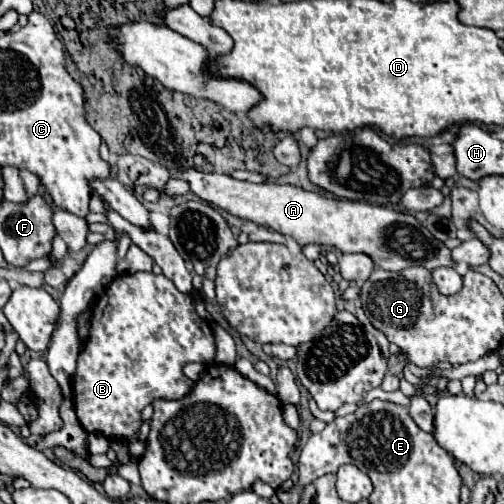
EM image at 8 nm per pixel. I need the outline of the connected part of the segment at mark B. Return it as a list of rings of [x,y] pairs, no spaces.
[[[146,271],[114,277],[106,293],[94,305],[90,335],[78,357],[74,377],[74,409],[82,429],[86,433],[98,433],[106,439],[124,439],[128,443],[136,441],[142,425],[142,409],[154,399],[186,397],[192,391],[194,381],[184,375],[184,365],[212,361],[214,355],[216,343],[210,325],[196,315],[192,297],[176,291],[170,279]]]

